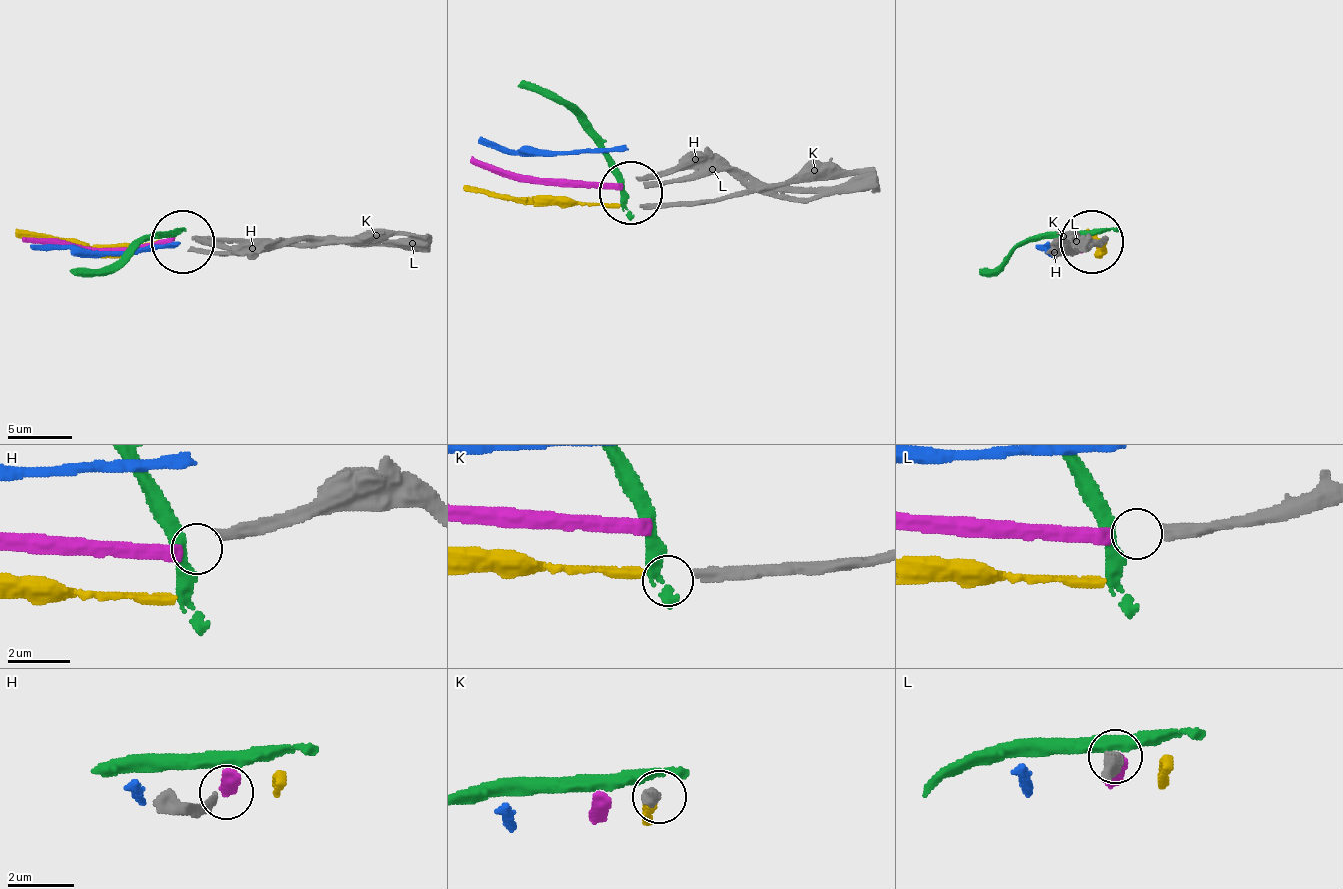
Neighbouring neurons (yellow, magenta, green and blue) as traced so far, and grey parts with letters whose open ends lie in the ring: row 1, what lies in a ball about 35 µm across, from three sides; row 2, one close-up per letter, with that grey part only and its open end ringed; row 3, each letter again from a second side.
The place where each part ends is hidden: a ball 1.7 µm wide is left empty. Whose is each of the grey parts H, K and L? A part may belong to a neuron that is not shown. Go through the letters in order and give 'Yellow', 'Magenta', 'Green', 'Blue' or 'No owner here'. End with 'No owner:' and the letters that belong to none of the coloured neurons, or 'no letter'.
H: No owner here
K: Yellow
L: Magenta
No owner: H

